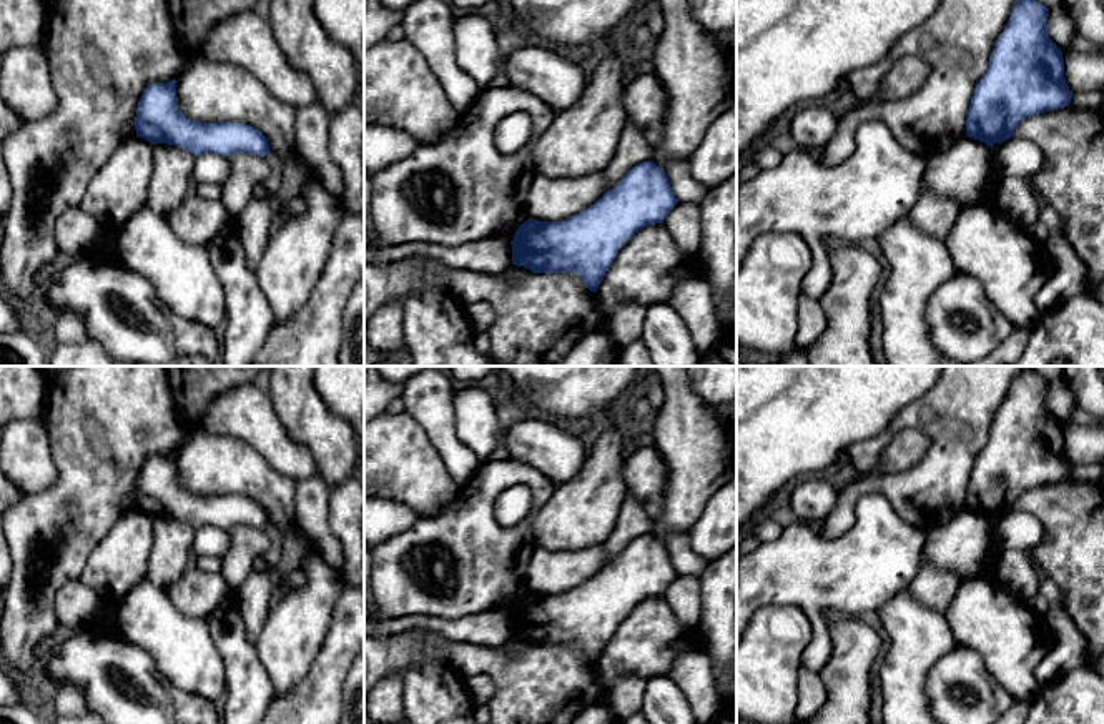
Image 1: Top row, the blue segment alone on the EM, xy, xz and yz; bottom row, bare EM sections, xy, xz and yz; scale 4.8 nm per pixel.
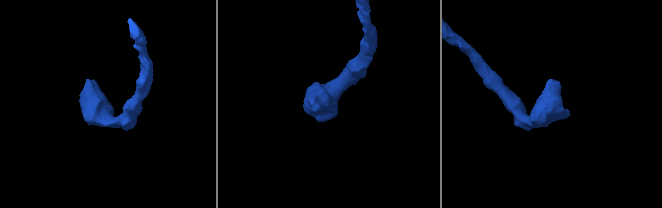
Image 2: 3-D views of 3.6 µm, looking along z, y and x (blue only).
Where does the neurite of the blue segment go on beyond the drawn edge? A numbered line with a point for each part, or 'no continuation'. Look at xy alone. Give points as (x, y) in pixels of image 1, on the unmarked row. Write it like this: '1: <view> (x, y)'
no continuation

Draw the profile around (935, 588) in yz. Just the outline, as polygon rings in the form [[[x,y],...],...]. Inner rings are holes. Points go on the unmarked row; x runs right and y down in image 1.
[[[923,564],[908,591],[929,609],[946,616],[959,584],[958,574]]]

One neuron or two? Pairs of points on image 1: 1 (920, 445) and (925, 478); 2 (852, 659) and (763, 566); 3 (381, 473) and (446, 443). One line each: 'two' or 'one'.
1: two
2: two
3: two

